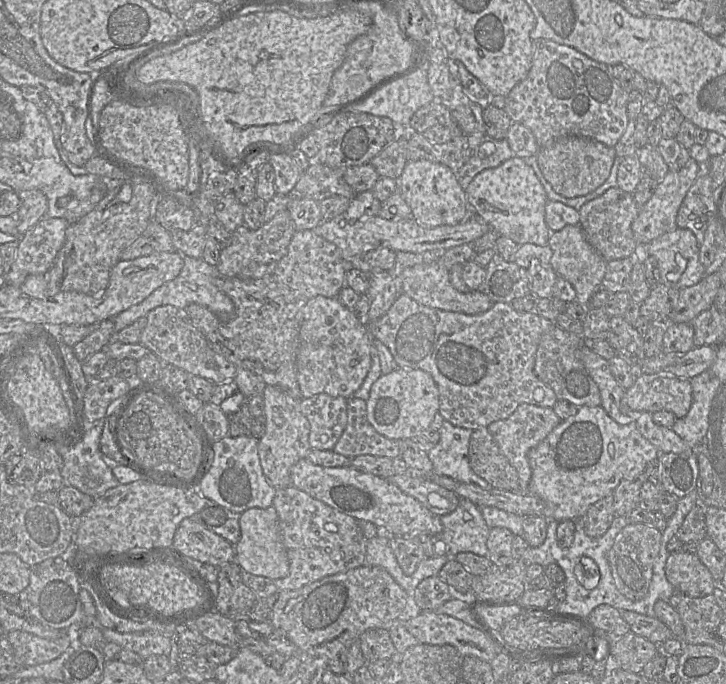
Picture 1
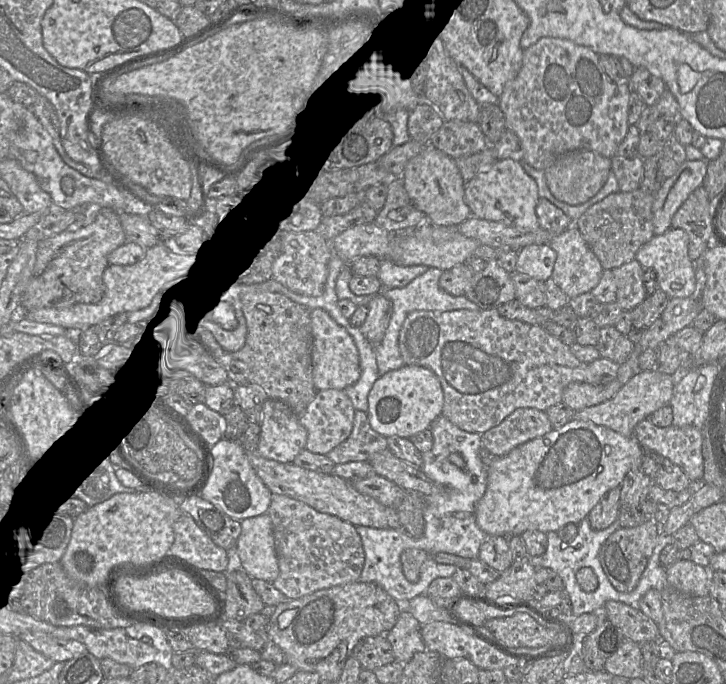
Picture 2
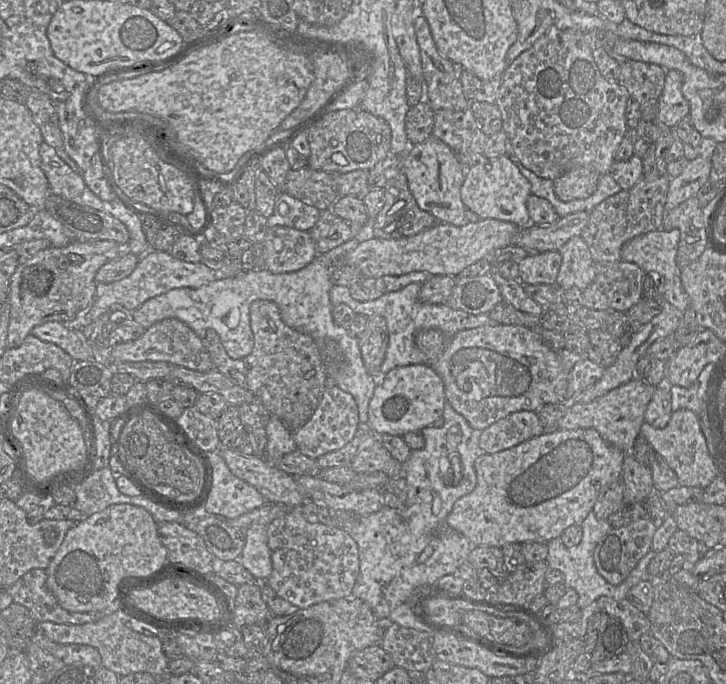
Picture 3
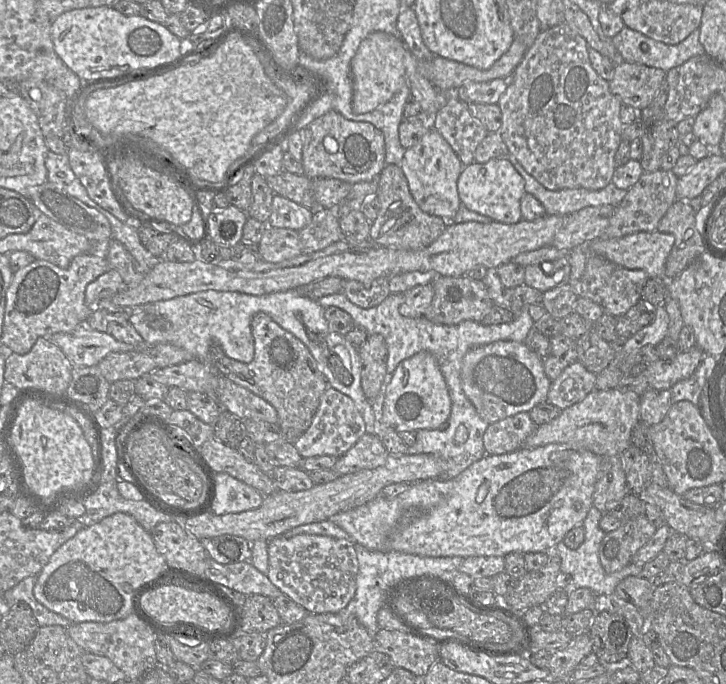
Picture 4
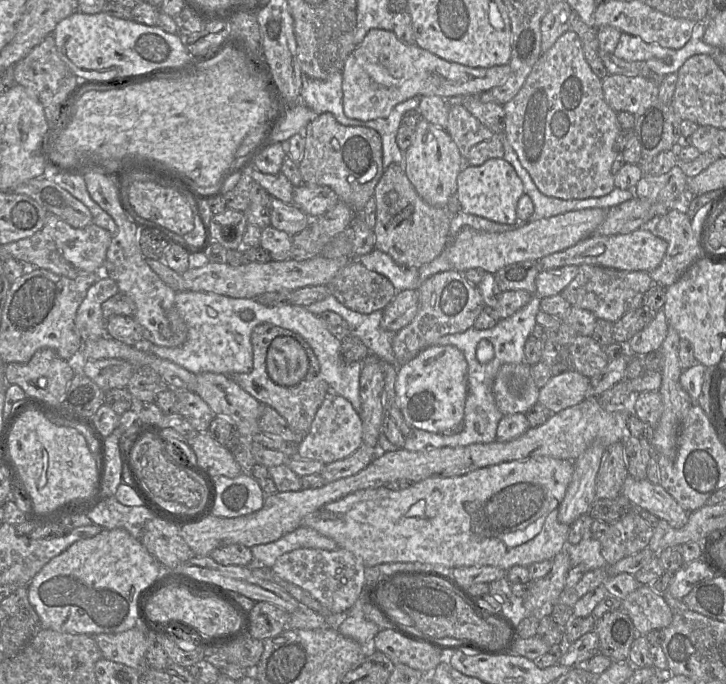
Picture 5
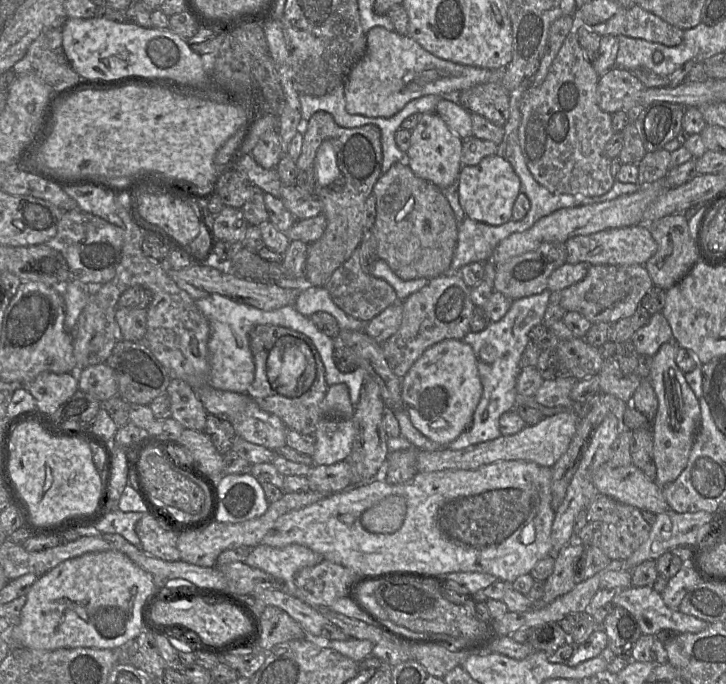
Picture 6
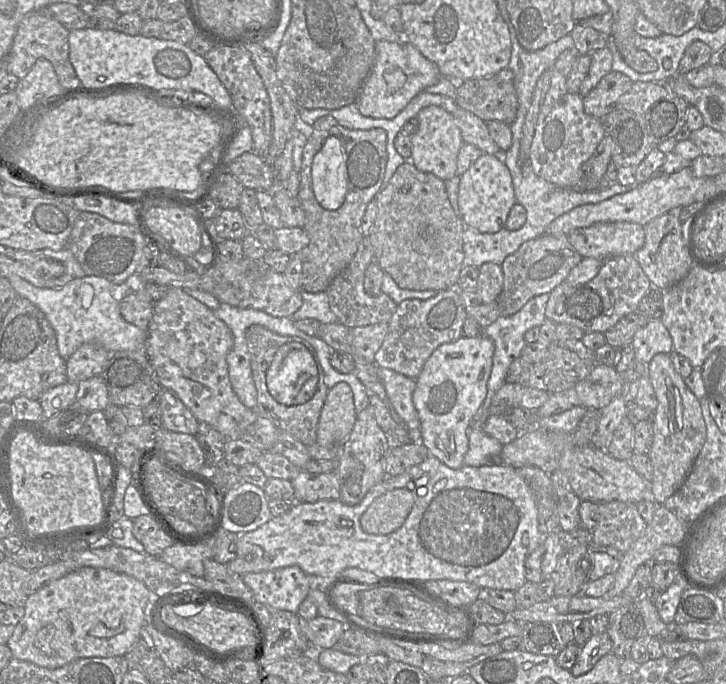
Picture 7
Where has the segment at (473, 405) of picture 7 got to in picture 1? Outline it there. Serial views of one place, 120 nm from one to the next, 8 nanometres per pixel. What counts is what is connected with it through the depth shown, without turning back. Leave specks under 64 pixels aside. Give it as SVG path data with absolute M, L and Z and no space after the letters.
M398 367L372 384L366 404L367 419L379 434L394 440L414 439L430 427L439 413L439 390L427 372Z

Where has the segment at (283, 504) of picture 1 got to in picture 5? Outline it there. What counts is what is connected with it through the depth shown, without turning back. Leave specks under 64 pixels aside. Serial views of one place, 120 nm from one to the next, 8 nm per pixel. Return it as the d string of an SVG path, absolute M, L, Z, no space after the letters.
M300 548L280 556L272 567L283 580L308 592L335 617L342 617L359 600L365 587L365 566L351 552Z

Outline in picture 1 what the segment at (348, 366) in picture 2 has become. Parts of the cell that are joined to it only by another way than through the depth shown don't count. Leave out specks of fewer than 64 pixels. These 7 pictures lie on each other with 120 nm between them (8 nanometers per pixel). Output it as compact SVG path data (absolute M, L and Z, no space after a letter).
M338 296L310 298L301 311L296 356L301 397L309 398L320 393L346 399L352 397L370 370L371 342L367 324L355 315L353 309L345 307Z

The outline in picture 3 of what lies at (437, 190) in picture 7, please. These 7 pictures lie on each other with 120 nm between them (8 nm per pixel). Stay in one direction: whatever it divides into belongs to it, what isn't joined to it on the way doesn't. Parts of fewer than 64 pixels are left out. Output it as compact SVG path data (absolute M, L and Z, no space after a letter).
M403 172L391 176L383 189L384 206L378 215L371 219L366 231L372 236L398 239L415 235L441 223L433 215L419 208Z

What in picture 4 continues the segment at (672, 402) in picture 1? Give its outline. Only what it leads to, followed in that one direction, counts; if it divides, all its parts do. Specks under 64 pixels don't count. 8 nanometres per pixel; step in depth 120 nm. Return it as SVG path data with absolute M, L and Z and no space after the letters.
M616 388L594 389L580 402L563 409L551 422L537 426L523 447L536 448L559 443L590 451L599 457L621 456L631 445L632 429L640 420L640 396Z

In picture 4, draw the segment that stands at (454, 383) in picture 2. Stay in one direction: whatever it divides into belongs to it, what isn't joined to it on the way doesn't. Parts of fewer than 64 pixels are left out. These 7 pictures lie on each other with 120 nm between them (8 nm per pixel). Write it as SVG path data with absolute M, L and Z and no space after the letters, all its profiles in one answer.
M496 341L472 348L465 354L461 384L479 416L491 424L520 412L529 412L536 404L546 401L551 380L545 374L543 359L525 343Z

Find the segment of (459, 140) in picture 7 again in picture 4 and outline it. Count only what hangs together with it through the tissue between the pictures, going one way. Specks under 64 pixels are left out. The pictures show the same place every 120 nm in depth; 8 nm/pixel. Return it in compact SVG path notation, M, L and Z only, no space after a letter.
M434 128L429 129L414 146L406 149L400 167L420 209L427 214L452 220L461 205L457 181L464 166L443 136Z

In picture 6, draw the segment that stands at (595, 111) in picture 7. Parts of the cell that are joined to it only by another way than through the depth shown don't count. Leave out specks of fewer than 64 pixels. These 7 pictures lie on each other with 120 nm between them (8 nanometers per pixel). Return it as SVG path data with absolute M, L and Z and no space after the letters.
M613 67L600 76L597 86L598 106L604 112L635 112L640 107L643 83L632 72Z

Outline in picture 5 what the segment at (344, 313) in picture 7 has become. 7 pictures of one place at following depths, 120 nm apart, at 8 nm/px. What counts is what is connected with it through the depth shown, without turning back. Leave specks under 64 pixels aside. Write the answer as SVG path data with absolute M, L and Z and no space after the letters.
M353 258L327 285L342 305L361 314L383 310L397 291L387 277L368 270Z

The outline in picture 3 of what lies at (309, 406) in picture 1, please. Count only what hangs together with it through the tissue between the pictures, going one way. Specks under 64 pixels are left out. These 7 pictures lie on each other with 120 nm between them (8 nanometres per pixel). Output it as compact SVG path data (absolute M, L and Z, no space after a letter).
M328 383L317 409L309 421L294 433L294 440L299 451L317 459L328 452L343 448L355 436L358 424L359 412L353 396L337 385Z

